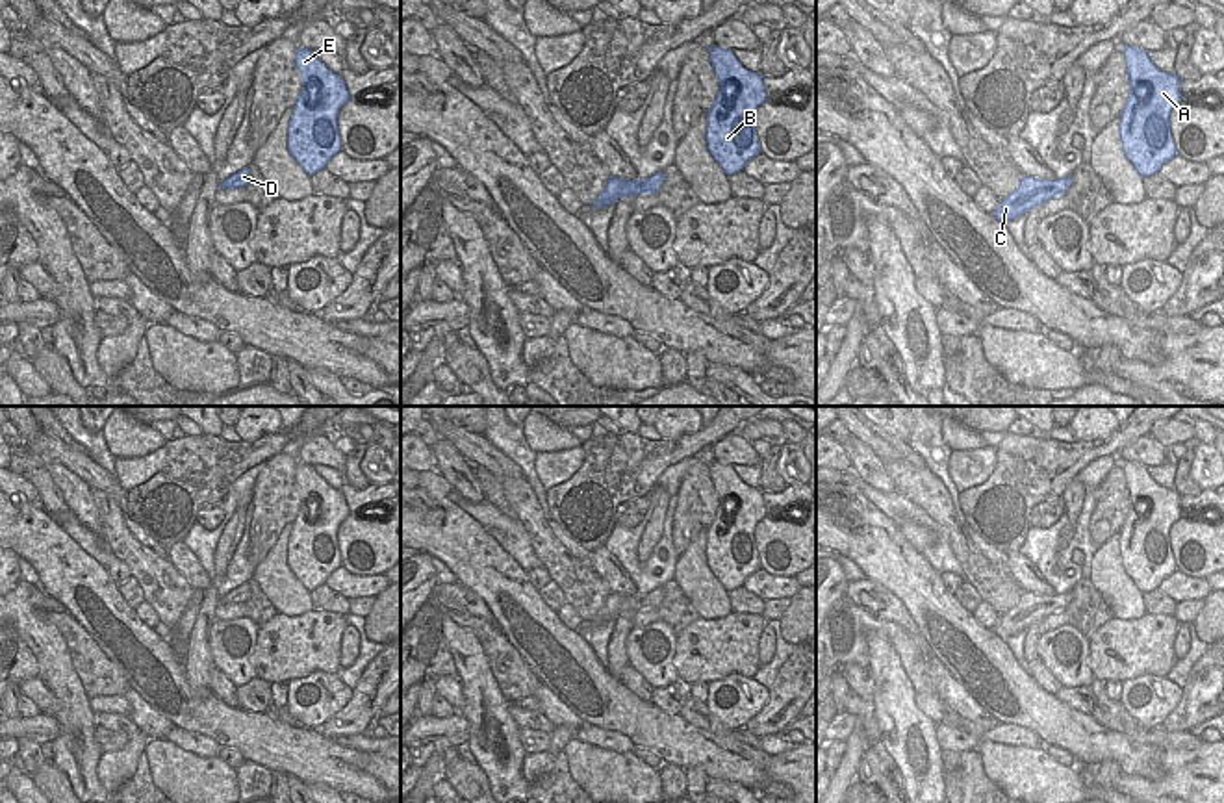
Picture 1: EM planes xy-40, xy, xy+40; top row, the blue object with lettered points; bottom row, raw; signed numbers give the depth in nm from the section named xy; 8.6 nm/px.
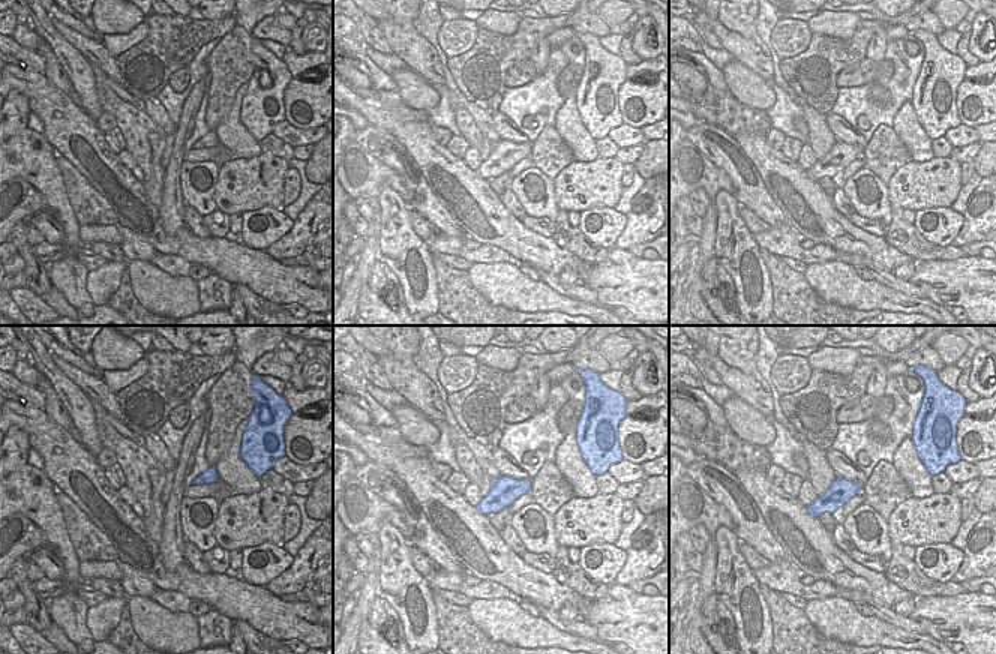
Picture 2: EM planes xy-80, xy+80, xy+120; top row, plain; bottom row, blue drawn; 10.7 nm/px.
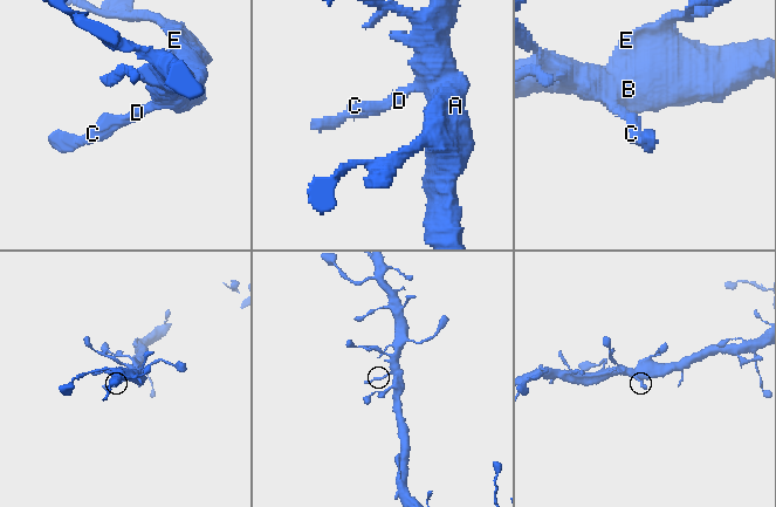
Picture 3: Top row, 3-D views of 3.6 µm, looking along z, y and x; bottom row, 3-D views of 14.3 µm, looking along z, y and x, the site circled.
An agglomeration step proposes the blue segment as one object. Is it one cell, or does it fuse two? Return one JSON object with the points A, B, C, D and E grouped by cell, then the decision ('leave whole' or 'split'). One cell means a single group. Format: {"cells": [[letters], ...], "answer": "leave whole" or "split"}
{"cells": [["A", "B", "C", "D", "E"]], "answer": "leave whole"}

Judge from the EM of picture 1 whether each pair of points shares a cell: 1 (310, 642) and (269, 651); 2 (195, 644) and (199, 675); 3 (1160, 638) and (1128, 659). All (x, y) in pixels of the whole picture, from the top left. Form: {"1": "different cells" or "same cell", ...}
{"1": "same cell", "2": "same cell", "3": "same cell"}

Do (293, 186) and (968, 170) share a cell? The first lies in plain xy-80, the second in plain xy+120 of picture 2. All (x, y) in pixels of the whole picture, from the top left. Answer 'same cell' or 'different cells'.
same cell

